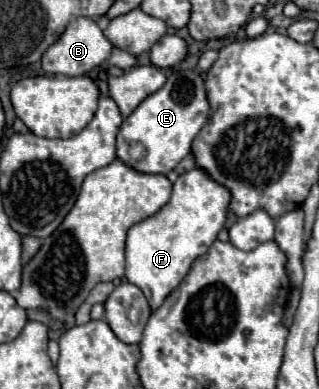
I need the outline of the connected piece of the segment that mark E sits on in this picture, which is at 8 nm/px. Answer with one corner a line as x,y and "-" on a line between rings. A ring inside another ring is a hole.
191,69
173,71
167,83
149,95
121,125
117,135
117,159
139,173
167,175
191,151
191,141
209,117
203,77

